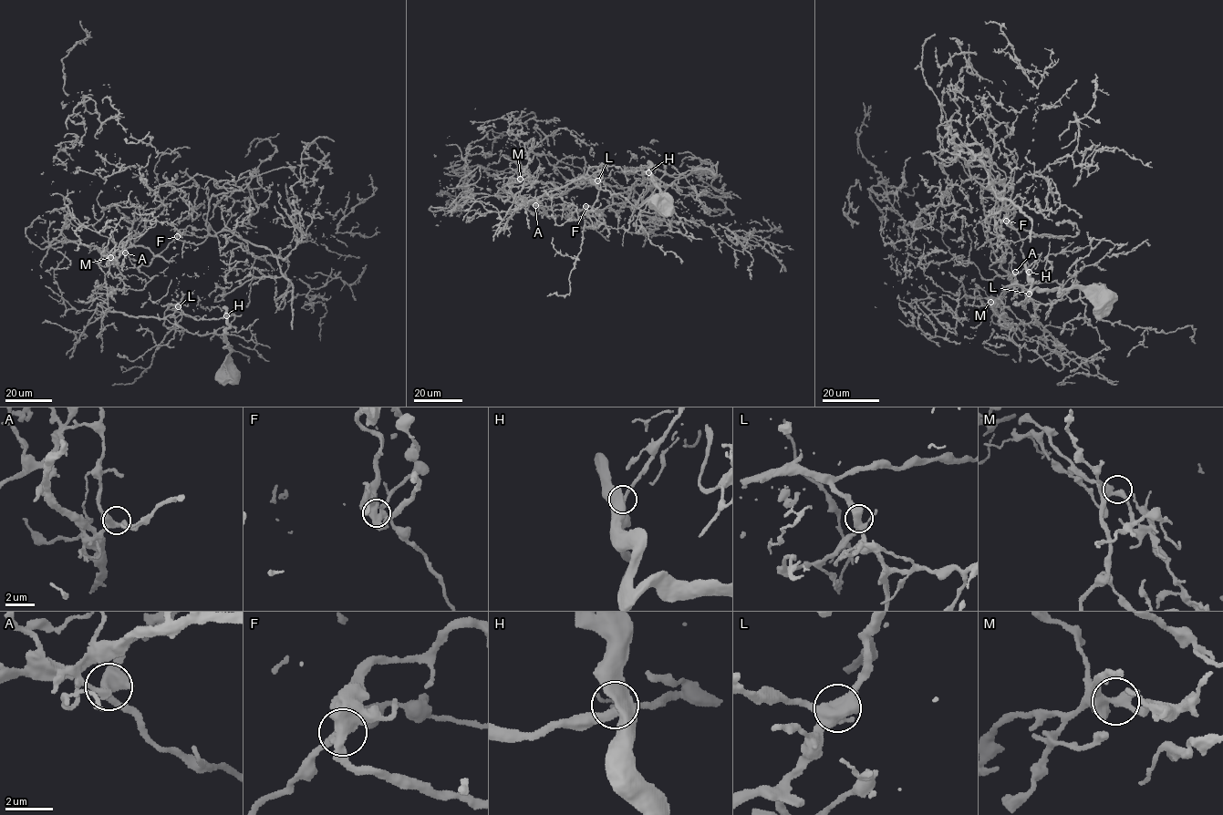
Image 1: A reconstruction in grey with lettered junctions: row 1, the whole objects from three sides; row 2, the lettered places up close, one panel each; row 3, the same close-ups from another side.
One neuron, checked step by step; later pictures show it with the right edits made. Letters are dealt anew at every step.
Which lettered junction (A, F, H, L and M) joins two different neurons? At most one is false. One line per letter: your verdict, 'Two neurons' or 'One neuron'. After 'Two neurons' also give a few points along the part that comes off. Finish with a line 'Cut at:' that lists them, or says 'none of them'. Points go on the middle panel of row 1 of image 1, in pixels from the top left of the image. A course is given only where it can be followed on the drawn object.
A: One neuron
F: Two neurons. Course of the part to remove: (585, 206), (637, 207), (699, 169), (676, 177), (665, 174), (637, 216), (637, 232), (643, 233), (632, 223)
H: One neuron
L: One neuron
M: One neuron
Cut at: F

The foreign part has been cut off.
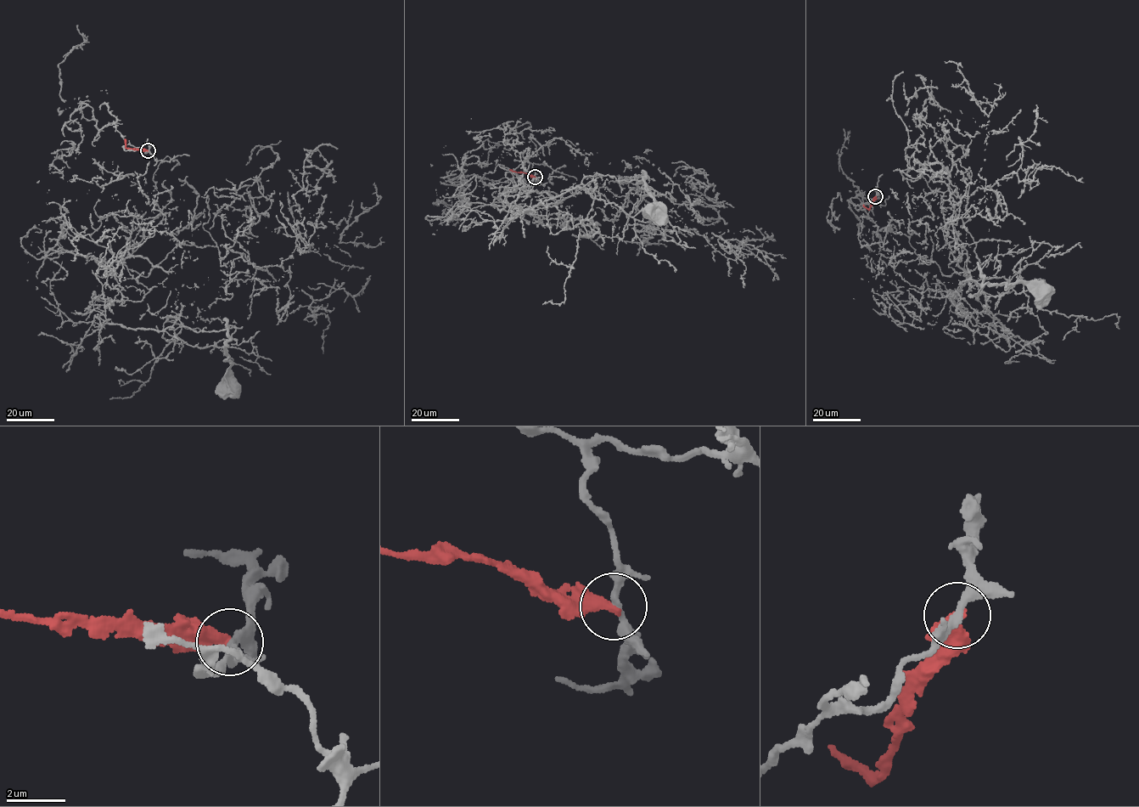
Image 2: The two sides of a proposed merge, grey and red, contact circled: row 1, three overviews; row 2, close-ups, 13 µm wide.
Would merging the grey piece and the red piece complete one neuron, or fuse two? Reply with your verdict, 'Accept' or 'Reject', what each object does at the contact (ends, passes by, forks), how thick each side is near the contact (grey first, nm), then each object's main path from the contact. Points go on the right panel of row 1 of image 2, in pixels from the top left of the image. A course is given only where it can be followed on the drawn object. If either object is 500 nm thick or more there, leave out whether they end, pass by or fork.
Reject. At the ring grey passes by. At the ring red ends. Thickness 280 nm (grey) against 400 nm. Course of grey: (875, 196), (861, 245), (963, 272), (951, 301), (1004, 350), (1012, 335), (968, 296), (980, 271), (1041, 290). Course of red: (875, 196), (869, 209), (862, 205)

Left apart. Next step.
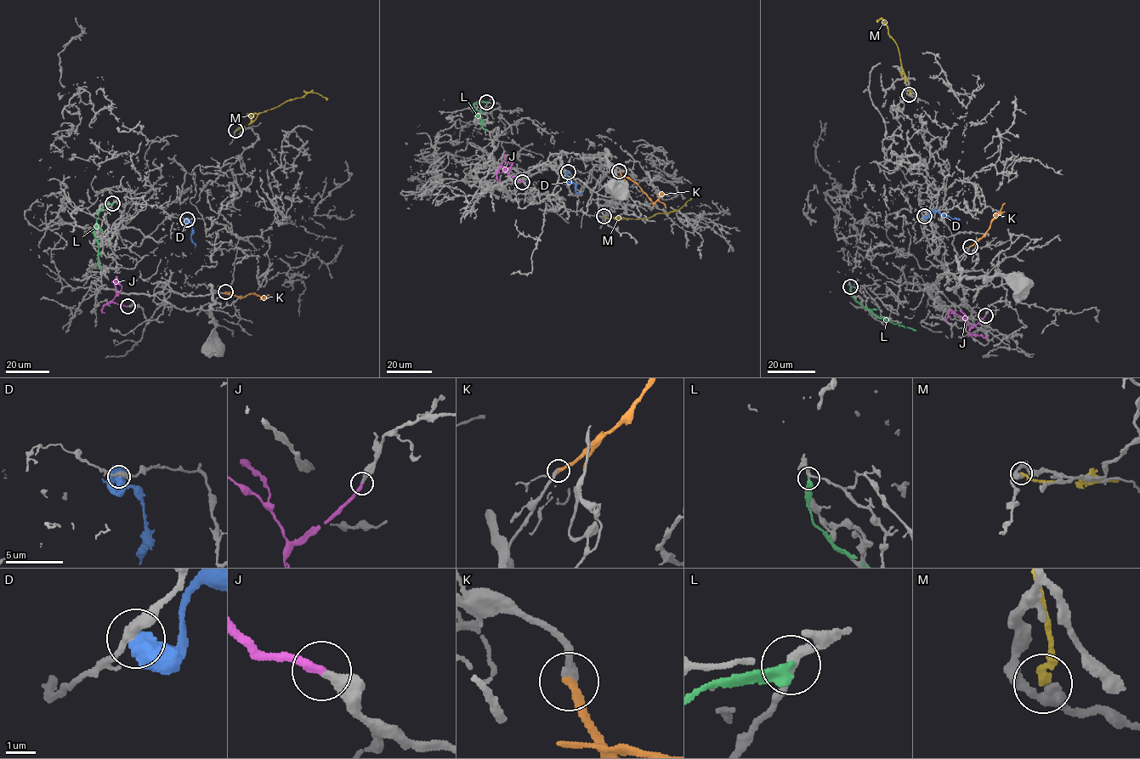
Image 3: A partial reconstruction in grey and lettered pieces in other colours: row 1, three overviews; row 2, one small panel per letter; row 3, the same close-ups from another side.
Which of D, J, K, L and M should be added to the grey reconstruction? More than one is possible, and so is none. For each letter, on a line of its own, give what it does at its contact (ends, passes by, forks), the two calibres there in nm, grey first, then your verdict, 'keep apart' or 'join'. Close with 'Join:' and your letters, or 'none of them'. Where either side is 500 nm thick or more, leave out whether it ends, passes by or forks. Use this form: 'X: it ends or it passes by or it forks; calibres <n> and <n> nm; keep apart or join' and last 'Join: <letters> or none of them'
D: calibres 320 and 600 nm; keep apart
J: it ends; calibres 320 and 280 nm; join
K: it ends; calibres 280 and 260 nm; join
L: it ends; calibres 220 and 380 nm; keep apart
M: it ends; calibres 360 and 280 nm; keep apart
Join: J, K

